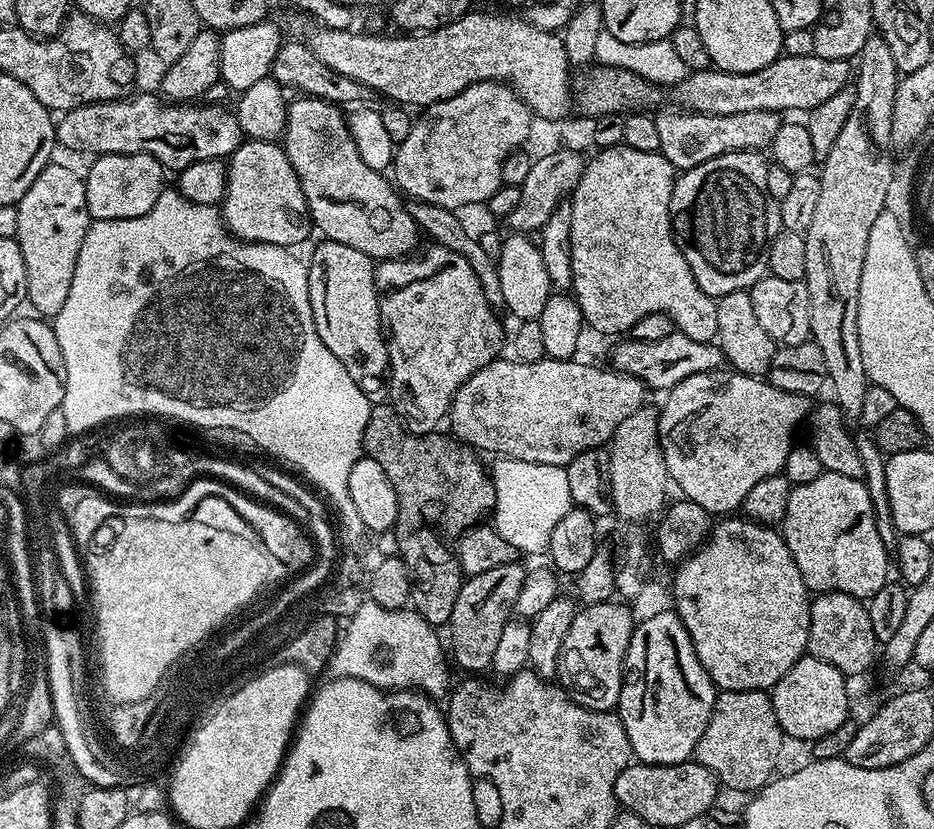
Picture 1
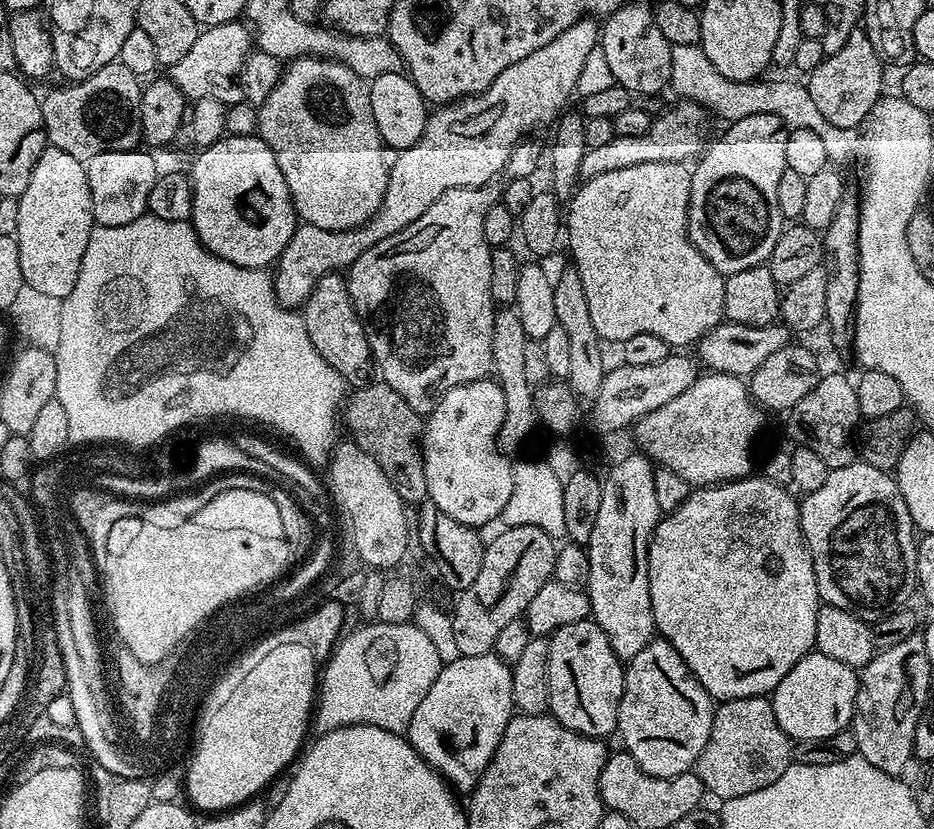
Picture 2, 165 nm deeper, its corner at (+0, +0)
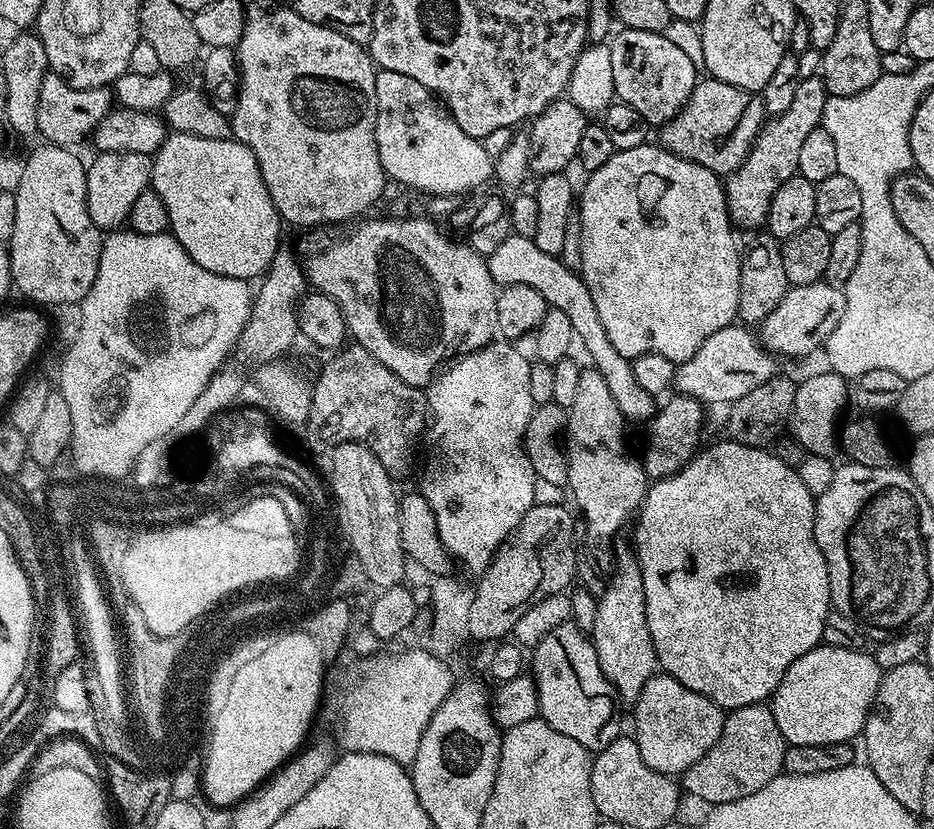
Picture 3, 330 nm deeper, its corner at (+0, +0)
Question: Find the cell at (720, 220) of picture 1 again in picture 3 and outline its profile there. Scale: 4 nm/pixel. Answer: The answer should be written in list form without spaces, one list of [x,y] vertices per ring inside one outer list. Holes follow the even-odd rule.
[[[819,75],[801,80],[794,94],[794,106],[790,106],[790,110],[780,116],[771,117],[760,129],[750,154],[726,180],[724,197],[728,200],[728,218],[737,229],[756,228],[759,224],[761,227],[767,221],[770,198],[774,190],[786,182],[786,178],[797,175],[798,149],[802,147],[802,141],[810,134],[810,130],[820,127],[822,110],[828,97],[829,93]]]

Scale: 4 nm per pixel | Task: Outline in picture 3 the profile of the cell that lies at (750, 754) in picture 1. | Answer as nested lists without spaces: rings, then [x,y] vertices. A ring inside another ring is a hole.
[[[767,703],[751,704],[731,709],[724,717],[722,734],[694,766],[682,773],[682,788],[696,800],[707,806],[738,802],[738,798],[750,798],[784,772],[786,741],[774,714]]]

